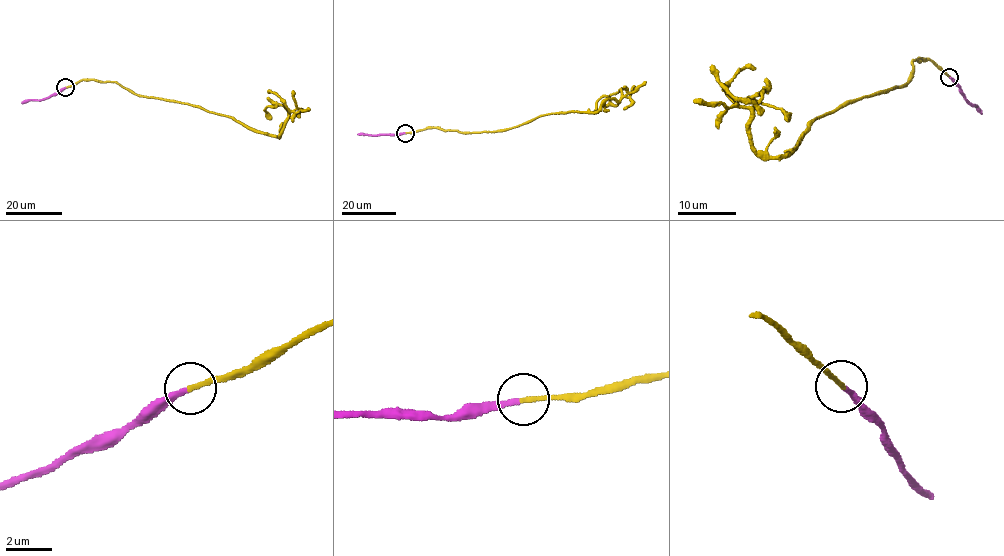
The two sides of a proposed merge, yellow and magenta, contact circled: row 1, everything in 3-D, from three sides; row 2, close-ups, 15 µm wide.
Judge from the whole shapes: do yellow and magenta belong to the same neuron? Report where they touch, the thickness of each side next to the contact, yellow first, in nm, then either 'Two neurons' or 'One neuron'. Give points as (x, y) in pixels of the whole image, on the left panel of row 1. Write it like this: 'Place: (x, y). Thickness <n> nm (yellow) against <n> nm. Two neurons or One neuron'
Place: (65, 87). Thickness 240 nm (yellow) against 240 nm. One neuron

